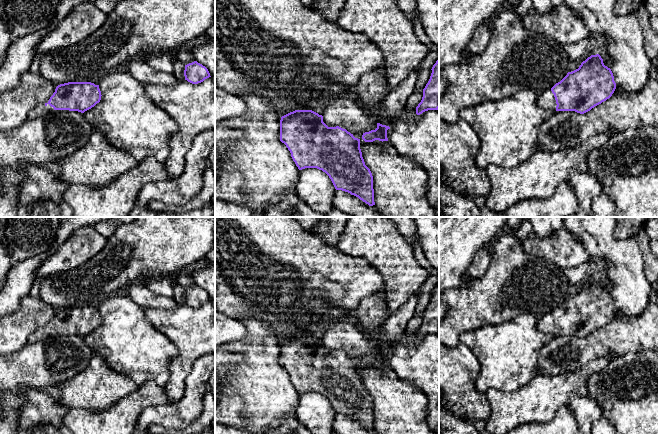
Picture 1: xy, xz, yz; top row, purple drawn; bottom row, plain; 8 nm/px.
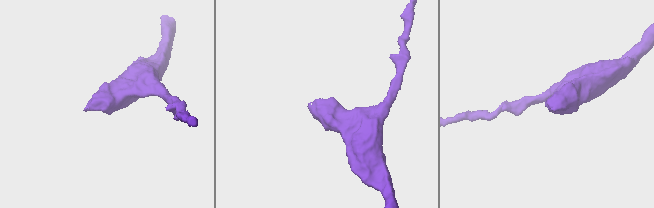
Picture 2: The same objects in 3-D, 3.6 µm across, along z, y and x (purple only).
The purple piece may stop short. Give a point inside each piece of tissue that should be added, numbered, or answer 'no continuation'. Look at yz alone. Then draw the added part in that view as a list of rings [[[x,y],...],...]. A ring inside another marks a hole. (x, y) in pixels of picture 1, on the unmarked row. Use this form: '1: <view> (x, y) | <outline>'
1: yz (546, 324) | [[[551,313],[538,319],[537,327],[540,331],[556,336],[556,324]]]

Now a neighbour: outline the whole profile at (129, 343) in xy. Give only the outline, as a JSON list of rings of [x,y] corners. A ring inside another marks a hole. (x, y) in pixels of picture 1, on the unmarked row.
[[[128,294],[111,296],[105,299],[99,307],[101,324],[91,333],[83,337],[84,342],[93,354],[101,355],[108,366],[121,374],[131,378],[138,386],[152,380],[164,388],[170,377],[170,360],[178,354],[176,346],[159,332],[144,314],[144,309],[137,304]]]

